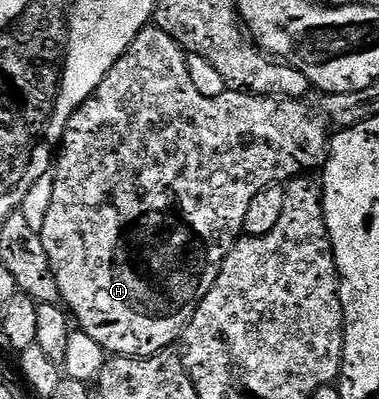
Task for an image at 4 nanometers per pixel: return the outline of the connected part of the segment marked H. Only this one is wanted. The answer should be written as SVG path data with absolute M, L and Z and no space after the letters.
M149 25L140 31L126 53L118 57L110 73L106 73L102 85L98 85L92 98L85 101L70 117L54 159L52 204L50 209L46 209L46 221L38 234L46 251L48 268L58 285L59 302L74 320L75 326L113 356L127 355L129 359L145 359L148 355L169 350L175 344L172 342L181 338L184 328L194 317L196 307L206 297L206 293L210 293L214 281L218 281L224 259L235 247L236 240L241 238L250 201L254 201L262 189L284 185L303 176L304 167L312 167L316 162L317 166L325 158L330 142L329 124L319 114L312 115L306 104L298 99L281 101L231 89L225 90L218 97L202 97L202 93L198 93L190 81L188 55L184 48L179 47L158 26Z

